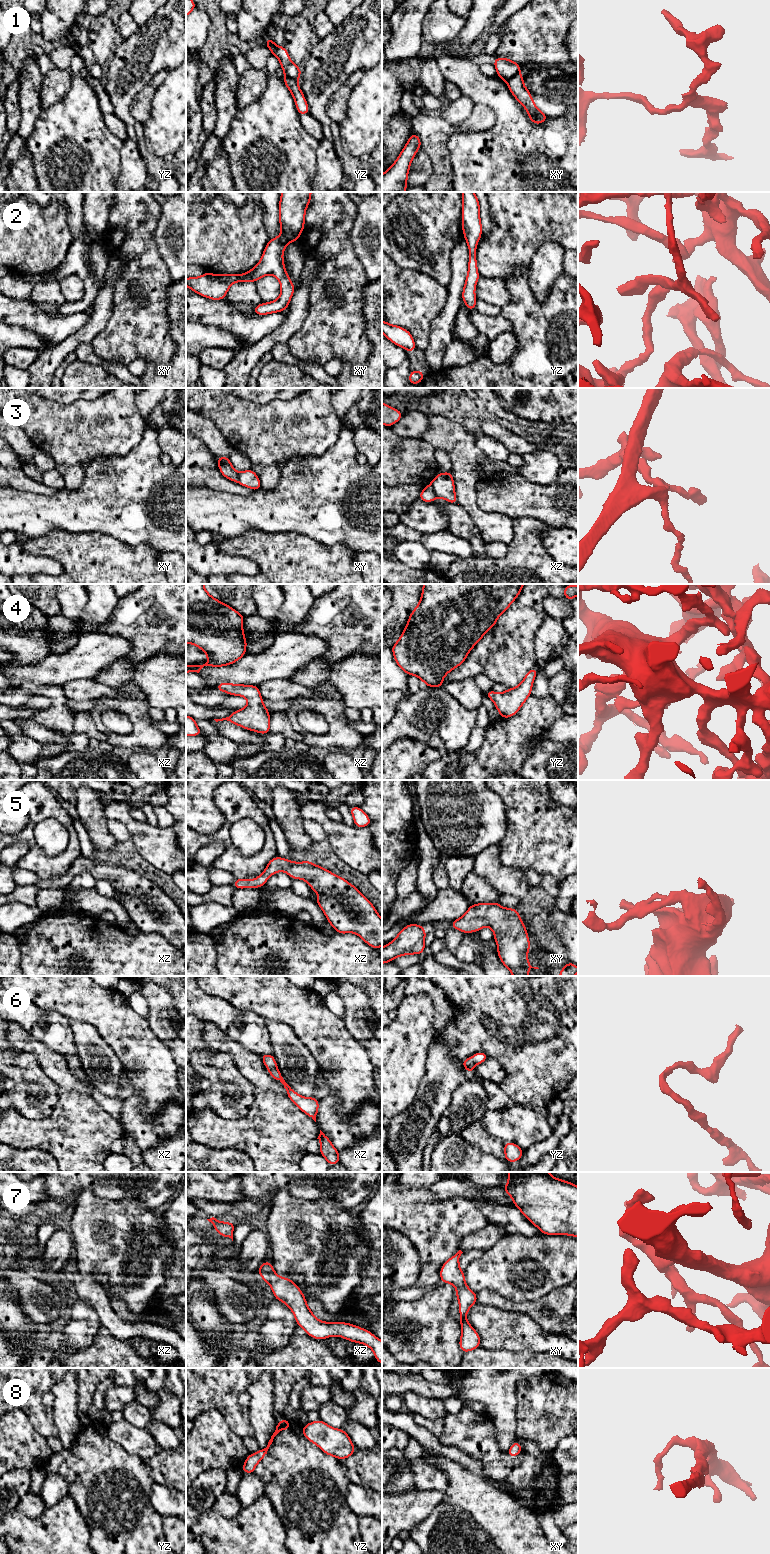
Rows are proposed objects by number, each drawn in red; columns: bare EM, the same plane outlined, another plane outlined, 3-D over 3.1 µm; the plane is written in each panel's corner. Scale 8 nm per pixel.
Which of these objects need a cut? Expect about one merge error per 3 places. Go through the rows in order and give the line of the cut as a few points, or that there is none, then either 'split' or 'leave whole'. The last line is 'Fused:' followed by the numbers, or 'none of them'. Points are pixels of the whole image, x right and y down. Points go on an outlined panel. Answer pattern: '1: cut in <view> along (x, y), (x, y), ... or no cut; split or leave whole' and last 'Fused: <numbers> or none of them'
1: cut in xy along (518, 72), (506, 80); split
2: no cut; leave whole
3: cut in xz along (430, 485), (437, 496); split
4: no cut; leave whole
5: no cut; leave whole
6: no cut; leave whole
7: no cut; leave whole
8: no cut; leave whole
Fused: 1, 3

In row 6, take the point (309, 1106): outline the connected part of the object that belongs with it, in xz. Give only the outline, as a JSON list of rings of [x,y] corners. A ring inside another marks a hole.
[[[272,1054],[260,1055],[263,1063],[269,1071],[269,1074],[275,1080],[280,1081],[287,1091],[288,1098],[305,1114],[312,1118],[316,1122],[316,1116],[318,1114],[319,1100],[316,1097],[306,1098],[296,1093],[283,1079],[277,1068],[277,1063]]]

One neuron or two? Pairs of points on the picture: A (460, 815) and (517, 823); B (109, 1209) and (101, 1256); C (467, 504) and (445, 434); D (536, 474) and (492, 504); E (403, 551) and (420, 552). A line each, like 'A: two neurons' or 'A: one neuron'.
A: two neurons
B: one neuron
C: one neuron
D: two neurons
E: one neuron

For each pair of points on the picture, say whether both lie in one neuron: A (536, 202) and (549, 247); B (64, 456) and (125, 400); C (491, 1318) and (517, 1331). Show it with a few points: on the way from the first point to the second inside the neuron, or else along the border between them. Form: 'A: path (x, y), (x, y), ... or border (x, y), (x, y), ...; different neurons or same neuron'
A: border (565, 249), (556, 242), (545, 241), (531, 258); different neurons
B: path (73, 439), (98, 413), (108, 413); same neuron
C: path (497, 1324), (503, 1330), (511, 1331); same neuron

